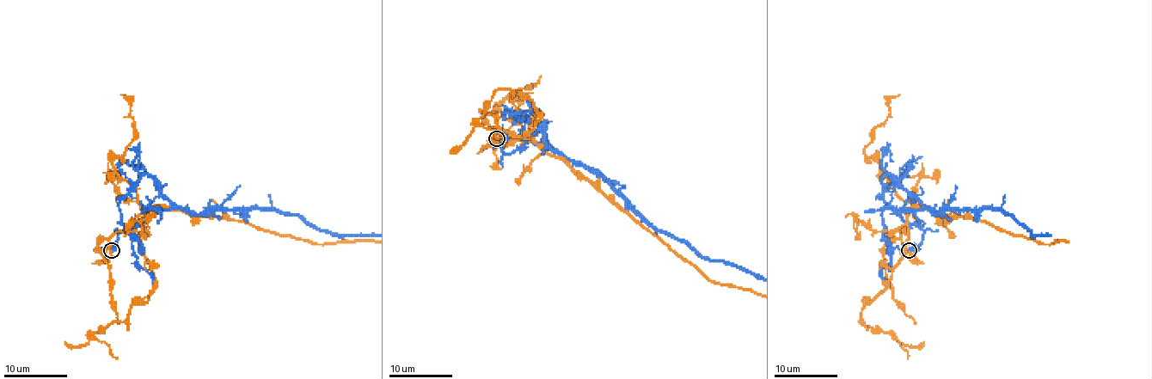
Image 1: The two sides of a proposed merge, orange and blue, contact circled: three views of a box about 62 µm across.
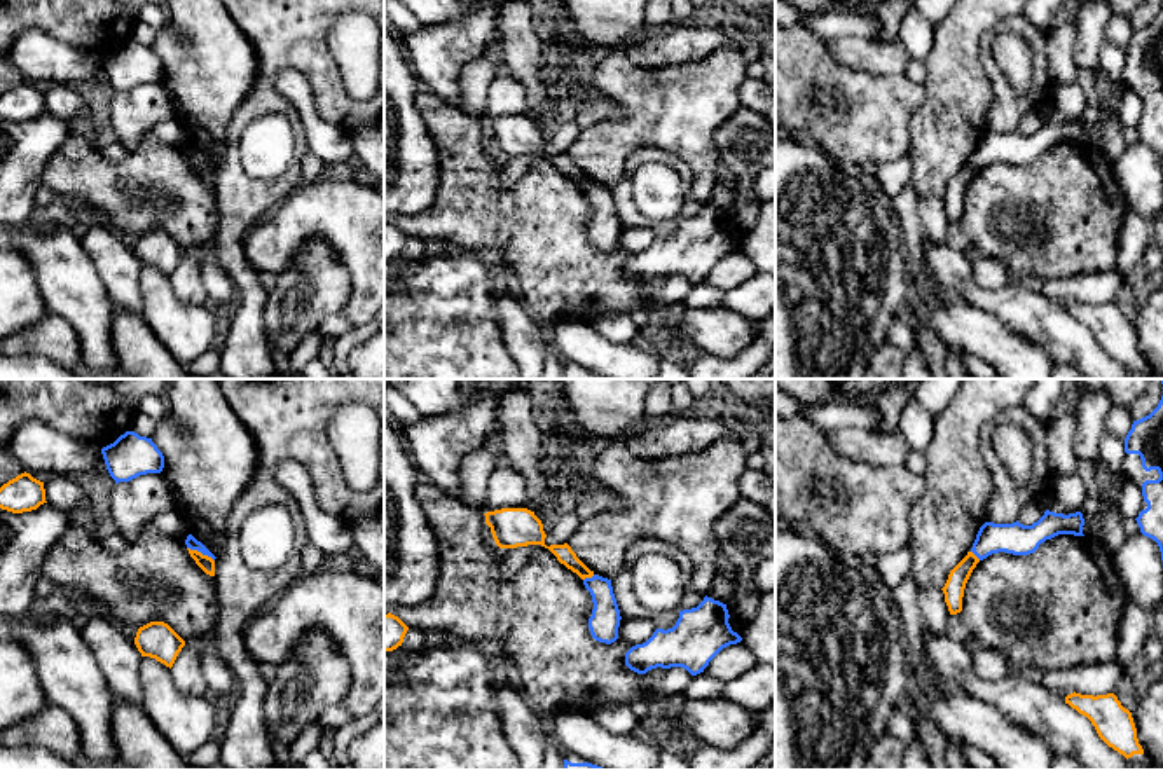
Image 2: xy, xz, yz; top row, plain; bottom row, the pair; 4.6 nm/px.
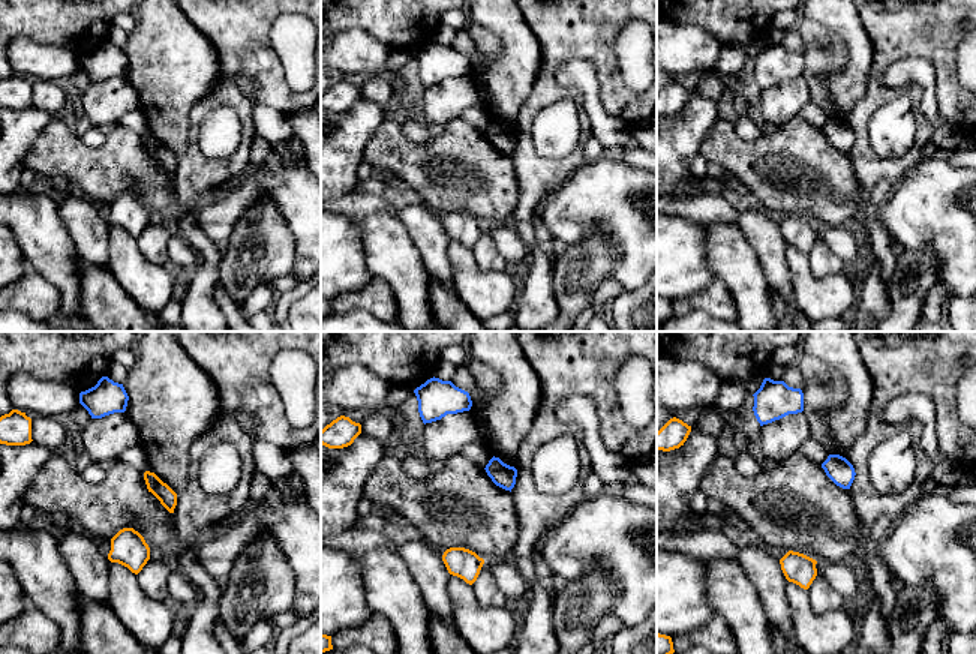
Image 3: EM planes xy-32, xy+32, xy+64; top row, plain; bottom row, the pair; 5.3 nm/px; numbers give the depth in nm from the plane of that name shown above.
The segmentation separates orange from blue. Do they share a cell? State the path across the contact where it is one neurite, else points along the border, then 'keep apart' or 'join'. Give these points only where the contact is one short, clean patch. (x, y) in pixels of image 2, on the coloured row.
border along xy (187, 547), (206, 554), (213, 561); keep apart

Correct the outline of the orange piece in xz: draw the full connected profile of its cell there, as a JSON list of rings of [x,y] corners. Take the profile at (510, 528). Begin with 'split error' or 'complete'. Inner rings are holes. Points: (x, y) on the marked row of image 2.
complete; [[[501,508],[487,512],[485,524],[491,527],[492,538],[499,548],[517,548],[527,545],[541,545],[548,548],[561,564],[576,573],[582,580],[592,578],[590,571],[571,550],[564,545],[545,545],[545,531],[541,520],[527,508]]]

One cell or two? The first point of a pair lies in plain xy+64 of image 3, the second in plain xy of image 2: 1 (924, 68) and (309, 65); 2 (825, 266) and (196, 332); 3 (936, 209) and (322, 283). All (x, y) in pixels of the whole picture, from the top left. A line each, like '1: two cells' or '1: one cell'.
1: two cells
2: two cells
3: two cells

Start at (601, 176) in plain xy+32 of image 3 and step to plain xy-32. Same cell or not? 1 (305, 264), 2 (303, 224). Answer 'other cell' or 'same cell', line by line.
1: same cell
2: same cell

